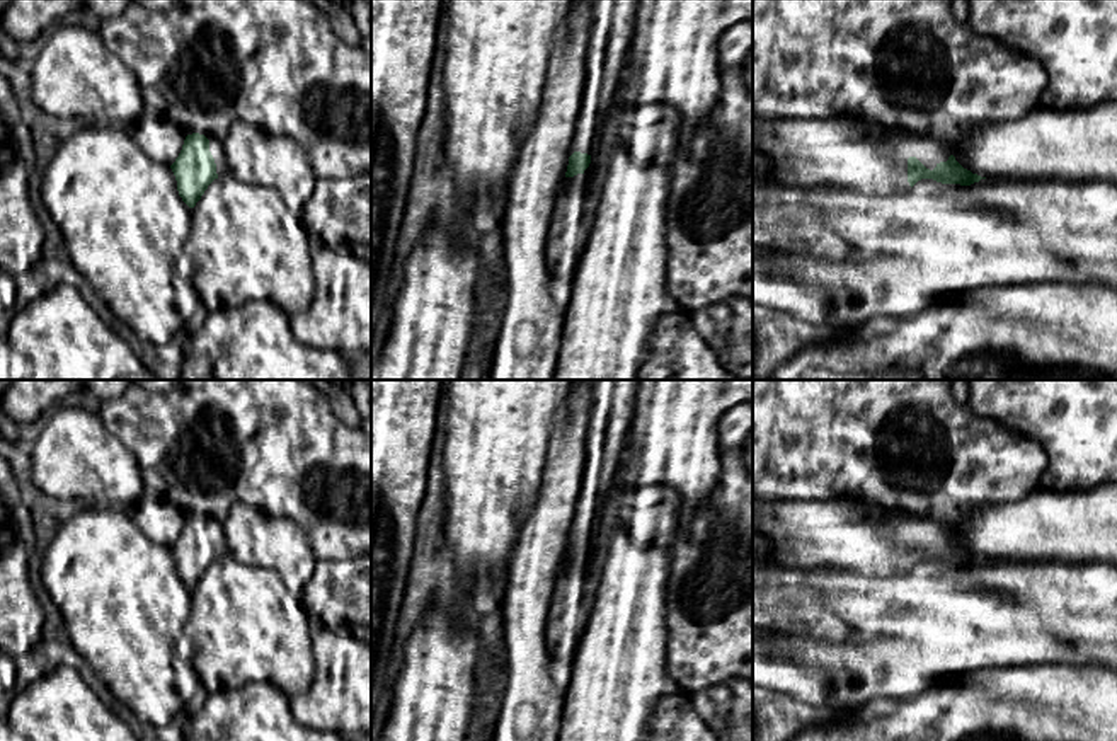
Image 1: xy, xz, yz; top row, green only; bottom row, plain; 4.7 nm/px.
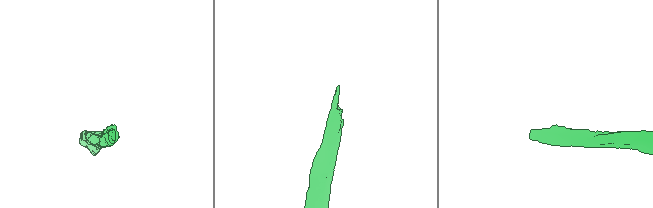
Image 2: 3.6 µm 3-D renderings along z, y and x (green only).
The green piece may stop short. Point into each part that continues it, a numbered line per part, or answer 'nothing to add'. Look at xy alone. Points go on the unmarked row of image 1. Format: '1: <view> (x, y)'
1: xy (215, 525)

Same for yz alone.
1: yz (843, 534)

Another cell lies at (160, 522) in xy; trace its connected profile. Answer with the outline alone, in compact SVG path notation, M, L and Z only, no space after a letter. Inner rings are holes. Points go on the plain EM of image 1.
M141 496L129 514L136 526L153 542L172 547L179 538L186 514L170 503Z

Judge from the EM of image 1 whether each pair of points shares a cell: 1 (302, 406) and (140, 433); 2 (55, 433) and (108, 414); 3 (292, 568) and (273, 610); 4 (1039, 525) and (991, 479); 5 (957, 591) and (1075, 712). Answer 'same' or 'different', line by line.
1: same
2: different
3: different
4: different
5: different

